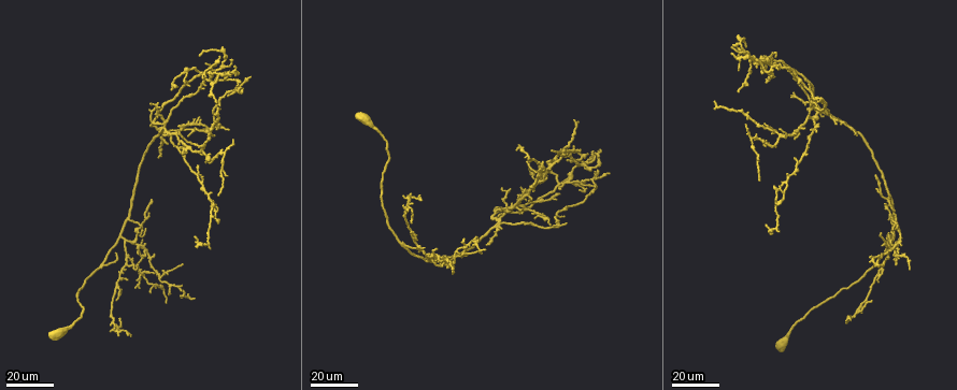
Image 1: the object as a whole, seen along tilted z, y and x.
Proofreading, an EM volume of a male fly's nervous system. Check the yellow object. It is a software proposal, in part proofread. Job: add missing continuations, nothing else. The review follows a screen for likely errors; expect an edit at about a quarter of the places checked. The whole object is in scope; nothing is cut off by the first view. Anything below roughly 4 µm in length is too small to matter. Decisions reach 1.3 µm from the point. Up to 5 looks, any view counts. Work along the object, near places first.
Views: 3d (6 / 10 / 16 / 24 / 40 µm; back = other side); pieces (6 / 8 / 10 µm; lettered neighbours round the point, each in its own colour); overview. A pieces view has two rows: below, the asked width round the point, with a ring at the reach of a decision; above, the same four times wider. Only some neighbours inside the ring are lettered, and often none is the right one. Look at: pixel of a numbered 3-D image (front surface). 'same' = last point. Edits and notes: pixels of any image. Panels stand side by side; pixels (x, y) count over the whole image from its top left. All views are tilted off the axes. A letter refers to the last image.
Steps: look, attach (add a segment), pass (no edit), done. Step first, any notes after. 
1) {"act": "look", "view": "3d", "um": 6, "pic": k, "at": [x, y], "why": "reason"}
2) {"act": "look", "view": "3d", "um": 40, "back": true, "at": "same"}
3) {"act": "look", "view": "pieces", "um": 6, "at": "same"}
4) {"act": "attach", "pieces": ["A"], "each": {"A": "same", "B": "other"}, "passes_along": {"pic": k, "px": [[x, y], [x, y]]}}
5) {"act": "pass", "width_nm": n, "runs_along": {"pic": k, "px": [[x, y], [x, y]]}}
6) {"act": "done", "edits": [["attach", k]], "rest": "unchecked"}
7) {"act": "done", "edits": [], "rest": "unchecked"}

{"act": "look", "view": "3d", "um": 24, "pic": 1, "at": [567, 159], "why": "end of a long branch"}

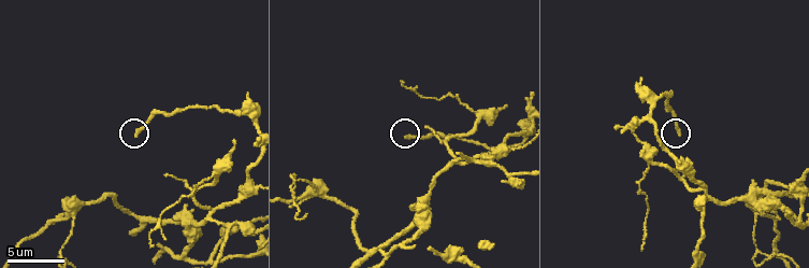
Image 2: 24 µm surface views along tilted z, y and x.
{"act": "look", "view": "pieces", "um": 8, "pic": 2, "at": [407, 136]}

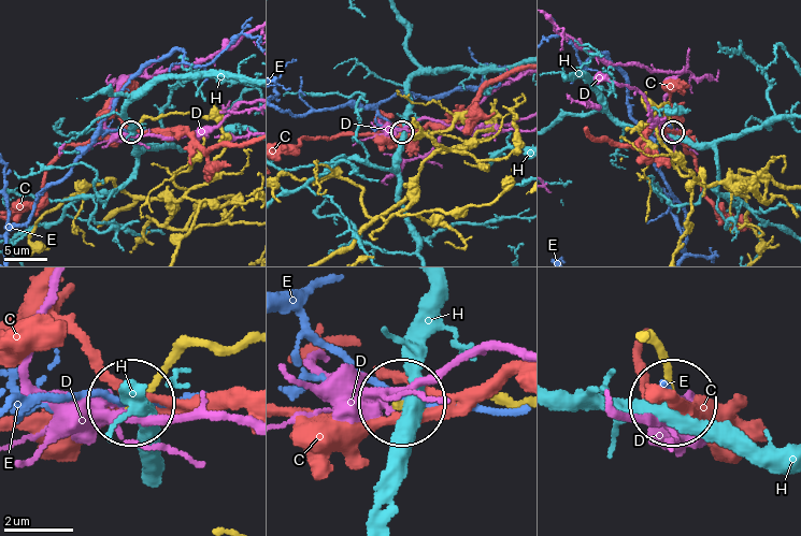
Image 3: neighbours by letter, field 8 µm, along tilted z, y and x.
{"act": "pass", "each": {"C": "other", "D": "other", "E": "other", "H": "other"}, "found": "no lettered segment goes on from it"}

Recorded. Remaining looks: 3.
{"act": "look", "view": "3d", "um": 24, "pic": 1, "at": [715, 101], "why": "branch stops here"}

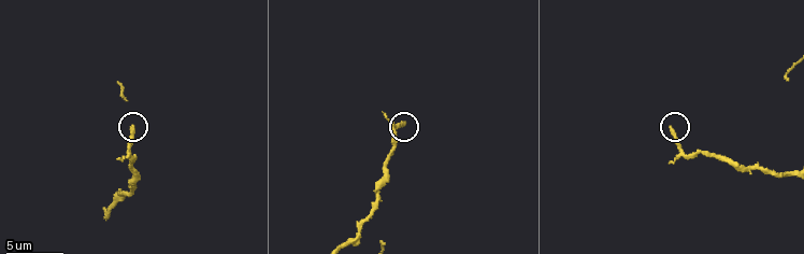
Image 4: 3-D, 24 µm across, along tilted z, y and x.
{"act": "look", "view": "pieces", "um": 10, "pic": 4, "at": [403, 124]}

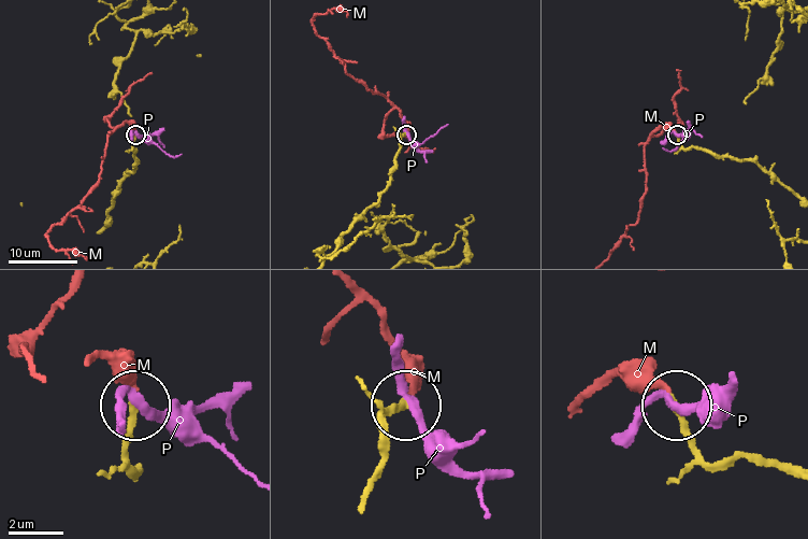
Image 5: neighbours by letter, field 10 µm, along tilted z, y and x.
{"act": "attach", "pieces": ["M"], "each": {"M": "same", "P": "other"}, "passes_along": {"pic": 5, "px": [[711, 464], [667, 393], [614, 379], [585, 399]]}, "found": "it goes on there"}

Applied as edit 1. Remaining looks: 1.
{"act": "look", "view": "pieces", "um": 6, "pic": 2, "at": [615, 129], "why": "branch stops here"}

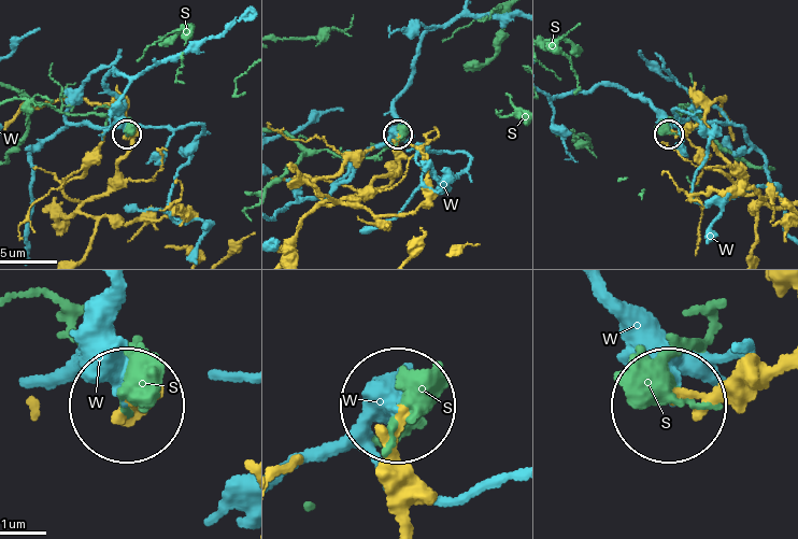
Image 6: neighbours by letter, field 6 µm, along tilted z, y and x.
{"act": "pass", "each": {"S": "other", "W": "other"}, "runs_along": {"pic": 6, "px": [[785, 371], [674, 405]]}, "found": "none of them fits"}

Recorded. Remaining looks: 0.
{"act": "done", "edits": [["attach", 5]], "rest": "unchecked"}

